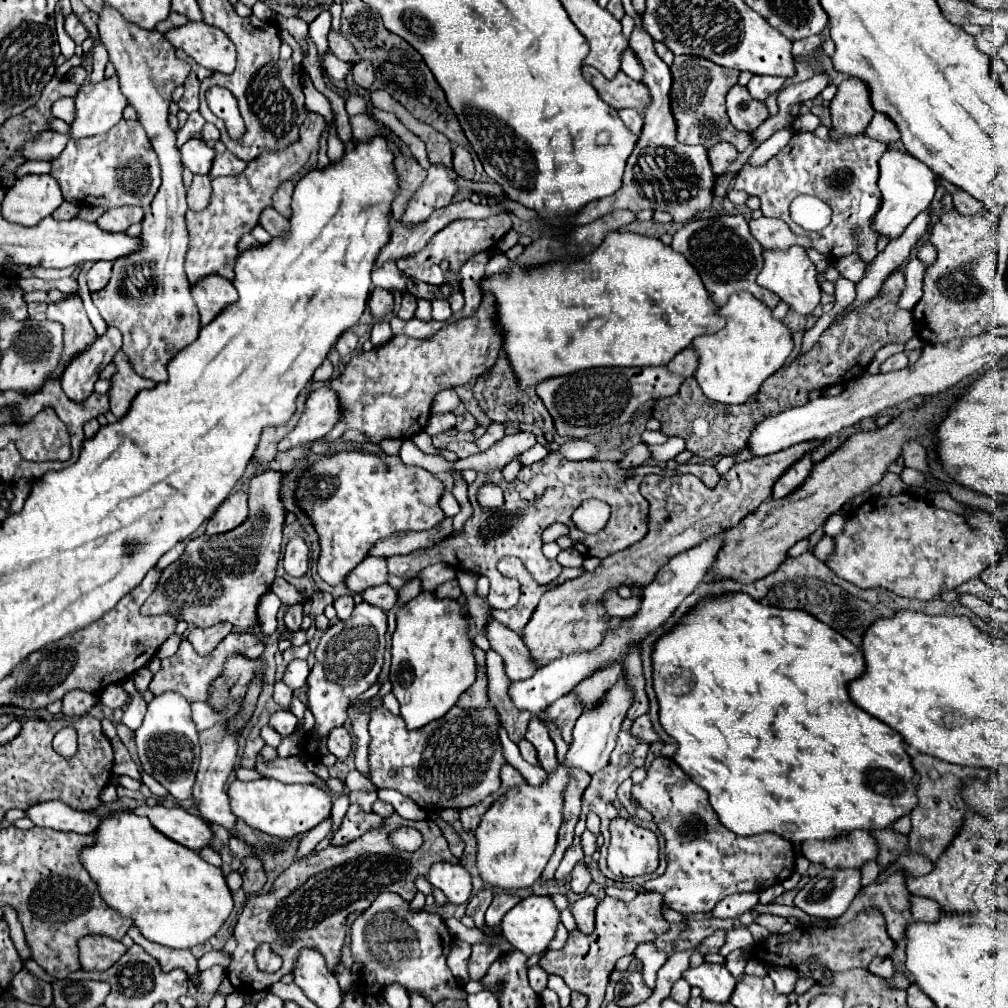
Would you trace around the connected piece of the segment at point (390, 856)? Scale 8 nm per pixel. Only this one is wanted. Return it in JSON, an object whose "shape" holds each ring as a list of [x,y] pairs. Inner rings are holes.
{"shape":[[[398,812],[382,820],[382,826],[370,828],[364,836],[352,840],[346,846],[328,846],[320,852],[310,852],[306,858],[294,862],[286,868],[274,882],[268,894],[250,896],[234,928],[234,938],[238,940],[232,952],[232,962],[226,970],[228,980],[234,988],[248,988],[250,992],[268,990],[274,982],[292,970],[292,962],[302,946],[310,946],[322,952],[332,970],[340,958],[340,948],[346,934],[346,920],[350,914],[364,912],[380,892],[398,892],[404,900],[412,900],[416,894],[414,878],[426,876],[430,866],[436,862],[458,862],[452,856],[444,832],[434,820],[404,820]],[[398,826],[418,828],[424,836],[424,844],[416,852],[396,850],[388,842],[388,834]],[[268,942],[276,954],[282,956],[284,964],[278,972],[260,972],[254,962],[254,950],[258,944]]]}

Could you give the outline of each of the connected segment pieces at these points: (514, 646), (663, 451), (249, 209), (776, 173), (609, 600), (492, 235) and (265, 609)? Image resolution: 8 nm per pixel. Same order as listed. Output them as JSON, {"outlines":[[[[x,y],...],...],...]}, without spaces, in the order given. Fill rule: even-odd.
{"outlines":[[[[490,618],[484,626],[484,636],[488,638],[490,648],[504,658],[506,674],[510,678],[530,678],[536,672],[536,668],[530,662],[526,644],[516,632],[504,628],[504,624]]],[[[670,438],[666,444],[662,444],[662,446],[652,446],[650,450],[652,450],[652,456],[658,460],[658,462],[668,462],[668,460],[672,460],[680,450],[684,450],[686,448],[686,442],[684,442],[684,438]]],[[[306,110],[306,120],[300,126],[300,136],[296,142],[288,144],[282,150],[262,152],[256,160],[248,162],[246,170],[240,172],[240,176],[220,176],[212,180],[210,204],[200,212],[192,210],[186,212],[186,224],[190,232],[190,246],[186,254],[186,276],[190,284],[208,274],[220,274],[228,280],[234,278],[232,266],[238,256],[236,244],[240,236],[250,232],[258,224],[260,212],[272,204],[272,194],[280,186],[280,182],[292,178],[306,164],[310,154],[320,148],[320,138],[324,130],[326,130],[324,116]]],[[[796,132],[788,146],[784,146],[774,158],[762,166],[744,164],[734,178],[734,190],[744,190],[762,200],[764,216],[774,216],[784,220],[790,230],[798,236],[806,236],[812,246],[826,258],[844,258],[858,254],[862,262],[876,256],[878,232],[872,232],[872,216],[880,210],[880,190],[878,190],[878,160],[888,150],[880,140],[868,140],[868,136],[848,136],[848,140],[822,140],[814,132]],[[810,194],[820,198],[832,208],[832,222],[820,232],[808,232],[798,224],[790,222],[788,206],[800,196]],[[852,230],[860,230],[860,242],[852,238]]],[[[612,588],[610,592],[604,594],[604,610],[608,612],[608,616],[628,618],[628,616],[632,616],[638,608],[640,608],[640,600],[638,600],[638,596],[620,598],[618,592],[616,592],[614,588]]],[[[498,214],[498,216],[490,216],[486,220],[454,220],[450,222],[446,228],[442,228],[430,242],[424,250],[420,250],[418,254],[410,256],[410,258],[404,258],[398,262],[398,268],[408,274],[408,276],[418,276],[418,272],[422,272],[424,268],[432,268],[432,266],[438,266],[442,260],[448,260],[450,262],[450,268],[458,274],[460,266],[472,256],[472,254],[478,254],[478,252],[484,252],[488,250],[490,246],[494,246],[508,230],[512,228],[512,220],[508,214]]],[[[268,590],[260,600],[258,626],[260,626],[260,632],[262,632],[262,642],[266,642],[276,632],[276,614],[278,614],[280,604],[282,604],[280,598],[272,590]]]]}

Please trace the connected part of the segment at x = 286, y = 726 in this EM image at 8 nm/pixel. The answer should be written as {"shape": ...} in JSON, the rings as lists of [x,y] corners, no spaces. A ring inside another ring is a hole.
{"shape":[[[278,710],[274,714],[270,714],[270,720],[268,724],[282,736],[290,736],[294,730],[296,730],[296,724],[298,724],[298,718],[290,712],[290,710]]]}

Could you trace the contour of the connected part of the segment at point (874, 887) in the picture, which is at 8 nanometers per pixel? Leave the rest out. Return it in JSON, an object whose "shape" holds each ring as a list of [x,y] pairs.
{"shape":[[[896,870],[884,882],[872,882],[872,884],[864,886],[860,890],[860,894],[854,898],[850,910],[836,922],[846,924],[864,908],[878,908],[884,914],[888,934],[892,940],[904,938],[906,926],[912,922],[904,874],[900,870]]]}

